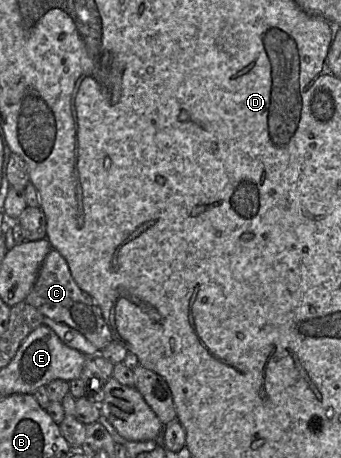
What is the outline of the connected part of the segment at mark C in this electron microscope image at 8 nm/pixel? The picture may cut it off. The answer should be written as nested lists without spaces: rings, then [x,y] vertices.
[[[53,248],[46,255],[36,282],[24,301],[35,307],[45,317],[64,323],[77,330],[99,352],[113,341],[111,331],[103,318],[101,308],[88,293],[80,289],[71,275],[66,259]]]

